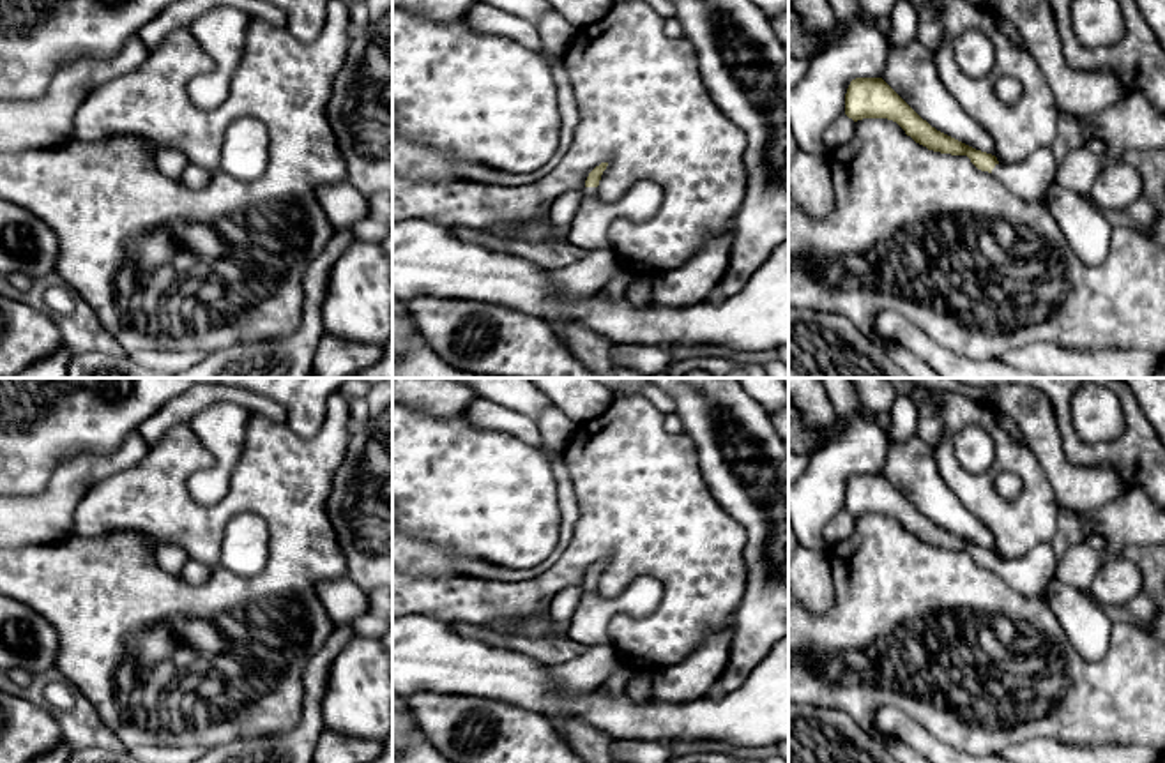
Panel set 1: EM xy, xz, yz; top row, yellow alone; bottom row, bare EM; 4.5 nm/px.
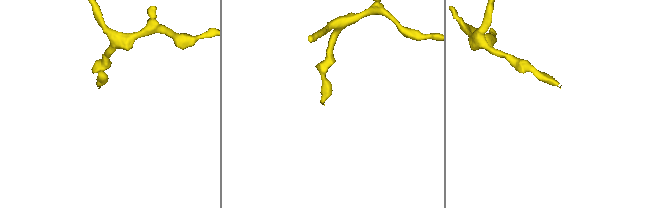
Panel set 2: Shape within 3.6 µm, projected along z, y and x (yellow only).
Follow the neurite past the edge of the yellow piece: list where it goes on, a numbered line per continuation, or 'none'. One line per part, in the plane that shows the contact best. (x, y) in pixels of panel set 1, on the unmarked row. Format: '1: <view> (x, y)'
1: xz (589, 626)

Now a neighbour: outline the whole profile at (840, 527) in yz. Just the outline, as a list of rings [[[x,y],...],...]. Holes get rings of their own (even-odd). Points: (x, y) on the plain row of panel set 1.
[[[845,509],[840,510],[824,528],[822,533],[822,551],[833,549],[834,544],[850,537],[856,525],[856,517]]]

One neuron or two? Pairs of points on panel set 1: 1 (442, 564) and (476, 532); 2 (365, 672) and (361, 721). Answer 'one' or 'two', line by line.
1: two
2: one

